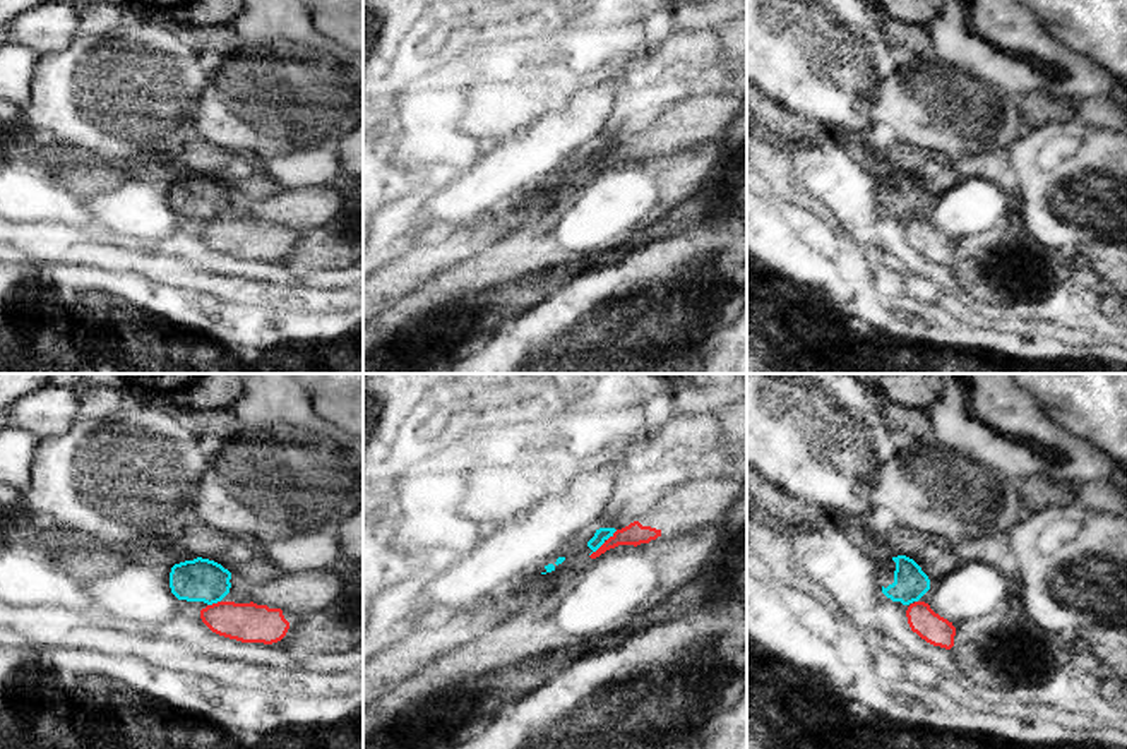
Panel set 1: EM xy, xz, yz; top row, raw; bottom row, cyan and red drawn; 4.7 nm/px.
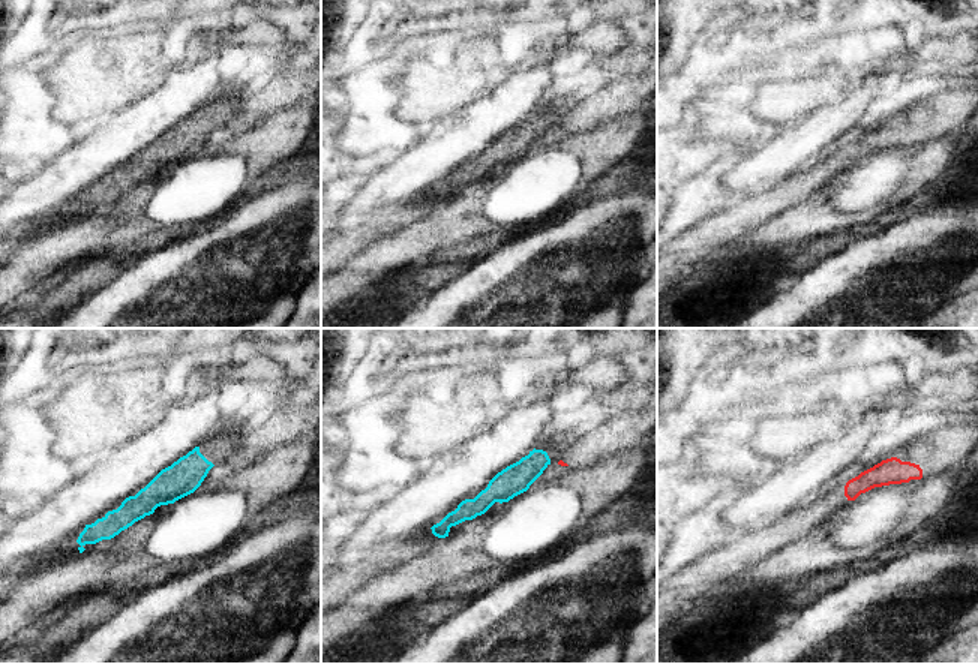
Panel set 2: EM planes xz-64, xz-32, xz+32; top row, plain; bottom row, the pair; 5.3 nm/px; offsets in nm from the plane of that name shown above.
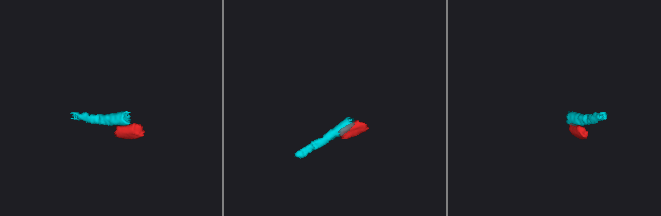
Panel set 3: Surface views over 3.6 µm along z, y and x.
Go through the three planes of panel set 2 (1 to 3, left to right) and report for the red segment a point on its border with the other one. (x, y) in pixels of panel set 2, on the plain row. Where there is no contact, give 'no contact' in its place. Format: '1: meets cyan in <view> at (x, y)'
1: no contact
2: no contact
3: no contact

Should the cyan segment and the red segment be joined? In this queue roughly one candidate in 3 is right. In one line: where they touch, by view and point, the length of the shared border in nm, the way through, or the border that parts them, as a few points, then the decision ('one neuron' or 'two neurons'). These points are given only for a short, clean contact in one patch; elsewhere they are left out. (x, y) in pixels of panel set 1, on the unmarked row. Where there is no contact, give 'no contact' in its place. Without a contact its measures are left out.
meets cyan in xz at (603, 158); contact 180 nm long; border along xz (617, 146), (590, 172); two neurons

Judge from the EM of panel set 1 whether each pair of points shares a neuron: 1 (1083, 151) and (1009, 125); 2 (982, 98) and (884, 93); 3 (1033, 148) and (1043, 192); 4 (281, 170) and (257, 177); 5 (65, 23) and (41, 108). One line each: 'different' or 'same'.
1: different
2: same
3: same
4: different
5: different

